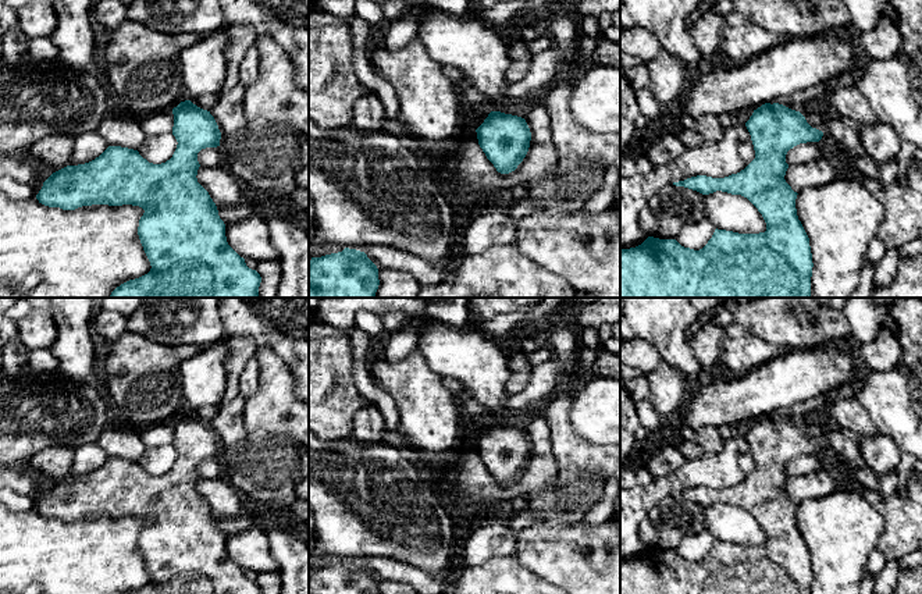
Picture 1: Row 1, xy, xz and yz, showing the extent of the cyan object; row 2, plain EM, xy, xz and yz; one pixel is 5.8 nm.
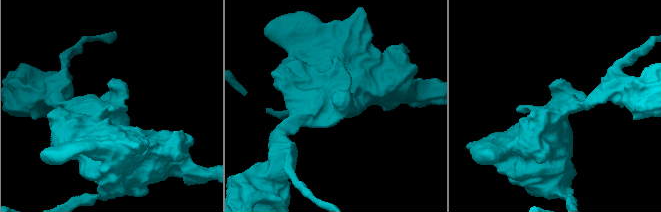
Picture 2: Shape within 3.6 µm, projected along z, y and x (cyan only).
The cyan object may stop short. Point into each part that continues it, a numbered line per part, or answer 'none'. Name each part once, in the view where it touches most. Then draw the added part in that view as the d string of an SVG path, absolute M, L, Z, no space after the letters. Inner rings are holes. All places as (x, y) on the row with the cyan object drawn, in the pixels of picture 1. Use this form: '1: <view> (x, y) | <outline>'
none

